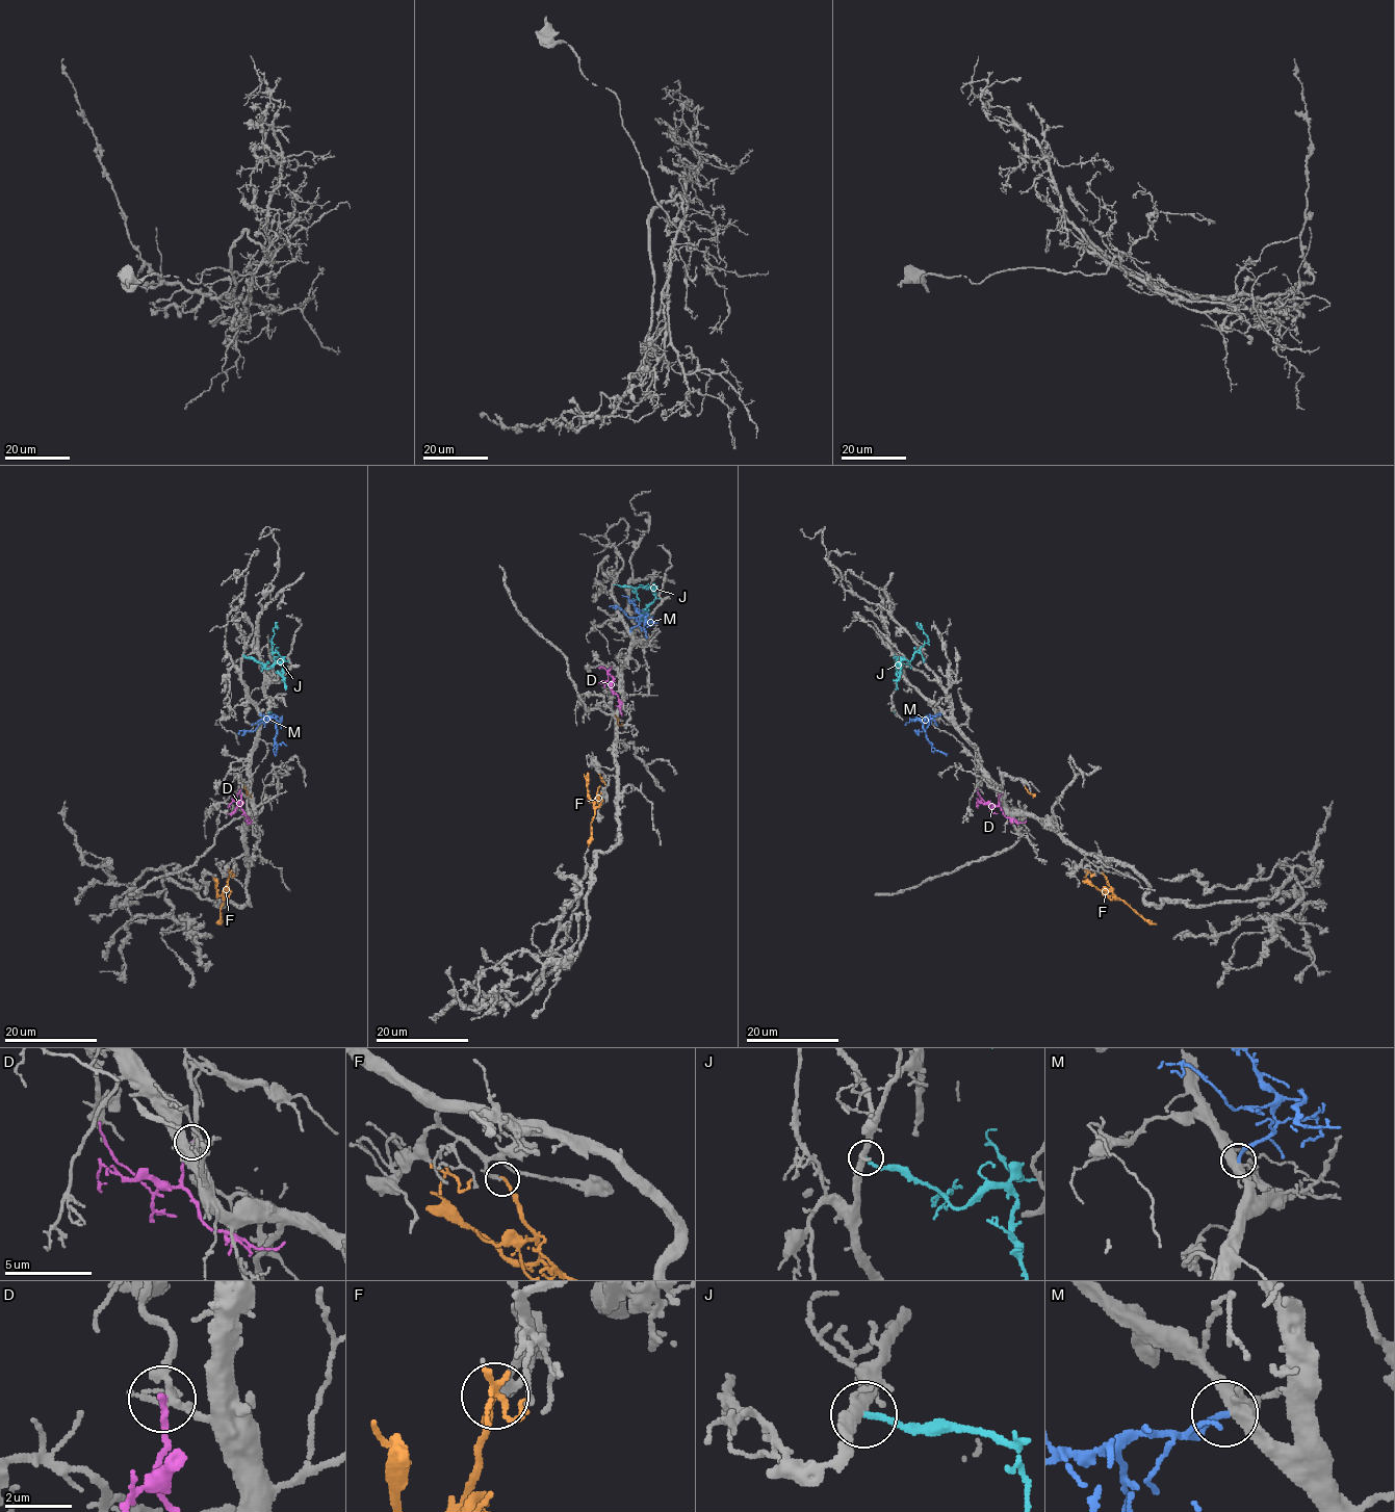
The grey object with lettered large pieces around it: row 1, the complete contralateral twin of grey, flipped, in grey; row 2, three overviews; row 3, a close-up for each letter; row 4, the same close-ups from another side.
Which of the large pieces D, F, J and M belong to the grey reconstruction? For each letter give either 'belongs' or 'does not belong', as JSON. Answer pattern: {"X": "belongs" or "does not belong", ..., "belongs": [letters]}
{"D": "does not belong", "F": "does not belong", "J": "does not belong", "M": "belongs", "belongs": ["M"]}

